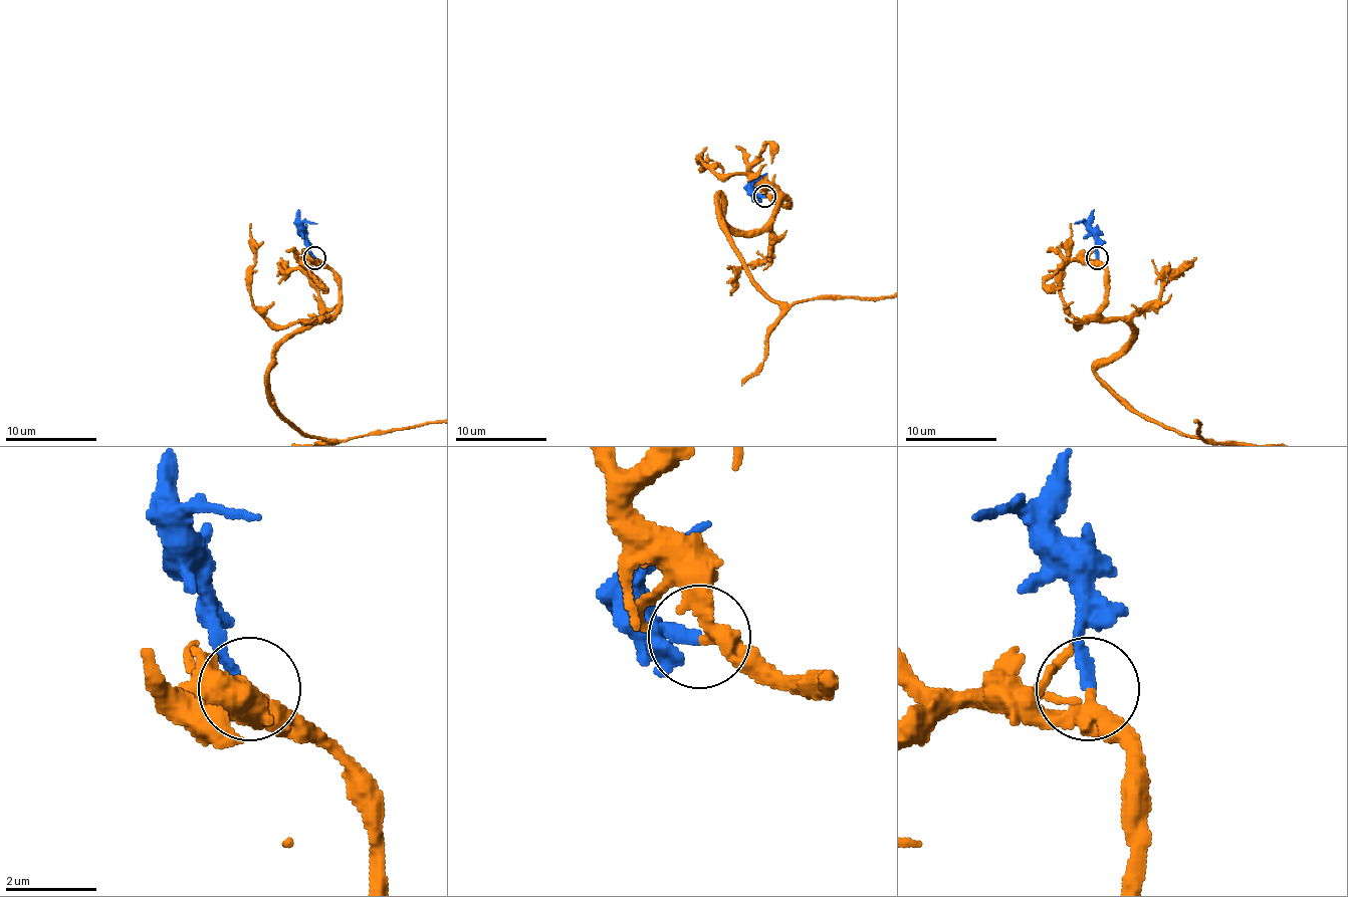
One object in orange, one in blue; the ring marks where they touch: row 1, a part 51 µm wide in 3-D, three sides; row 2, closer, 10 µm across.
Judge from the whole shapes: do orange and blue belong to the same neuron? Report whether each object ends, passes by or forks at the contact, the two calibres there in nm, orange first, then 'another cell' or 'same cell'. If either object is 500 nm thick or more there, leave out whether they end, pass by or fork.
orange passes by | blue ends | 280/240 nm | same cell

